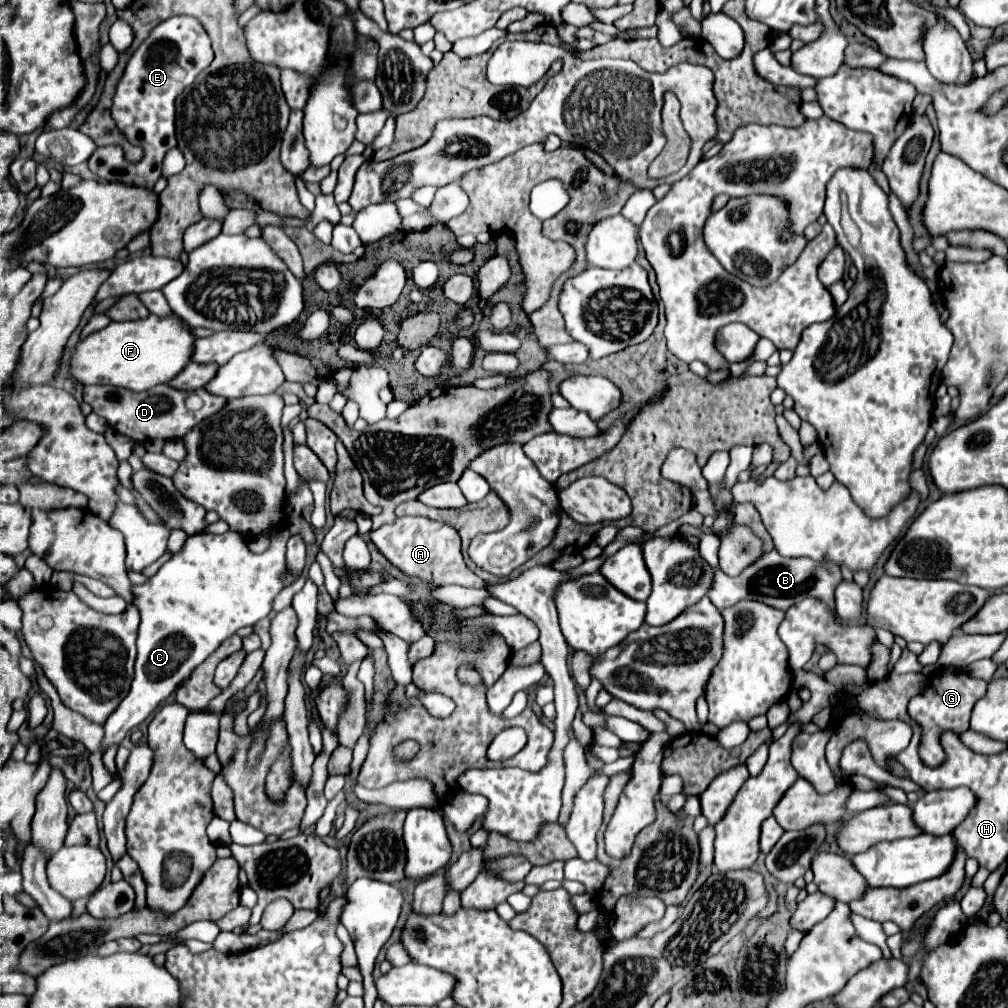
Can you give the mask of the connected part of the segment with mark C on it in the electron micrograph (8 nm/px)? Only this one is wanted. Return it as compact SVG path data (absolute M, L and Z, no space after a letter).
M280 530L274 534L272 544L264 554L254 554L248 550L246 540L236 532L188 536L182 550L172 554L172 558L152 578L148 578L144 584L132 586L132 604L140 612L134 682L124 702L104 724L106 736L102 740L102 752L112 744L120 744L134 726L144 722L158 708L158 704L164 702L226 638L230 638L232 634L236 634L236 630L244 626L254 626L258 620L266 618L272 612L272 602L284 588L282 574L286 572L284 554L288 538L290 532Z

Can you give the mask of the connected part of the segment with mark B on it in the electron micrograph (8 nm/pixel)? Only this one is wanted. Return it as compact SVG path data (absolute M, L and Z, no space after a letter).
M770 550L768 554L764 554L764 558L760 558L760 562L748 566L748 570L744 570L740 576L730 578L720 570L716 570L716 586L712 586L708 596L718 610L728 608L742 598L760 600L778 610L788 610L792 604L804 598L816 598L824 602L828 610L836 610L834 590L840 582L842 582L842 574L838 566L824 566L824 562L812 562L810 558L784 558L776 550Z

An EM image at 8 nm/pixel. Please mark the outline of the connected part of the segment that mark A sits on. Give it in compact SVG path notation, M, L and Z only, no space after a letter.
M404 516L398 518L394 524L386 524L370 532L370 538L392 566L396 566L408 578L422 580L428 588L438 588L446 584L458 584L468 588L486 586L482 578L478 578L466 568L460 554L460 536L450 524L428 520L422 516Z

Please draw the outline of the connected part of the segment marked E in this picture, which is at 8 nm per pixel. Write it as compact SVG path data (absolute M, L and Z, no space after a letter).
M172 16L160 22L130 56L112 98L112 118L118 130L130 144L144 148L144 158L132 164L124 158L122 146L100 146L88 160L90 170L102 180L120 180L152 188L162 176L162 160L166 152L176 148L176 98L210 66L212 58L208 32L194 16Z

